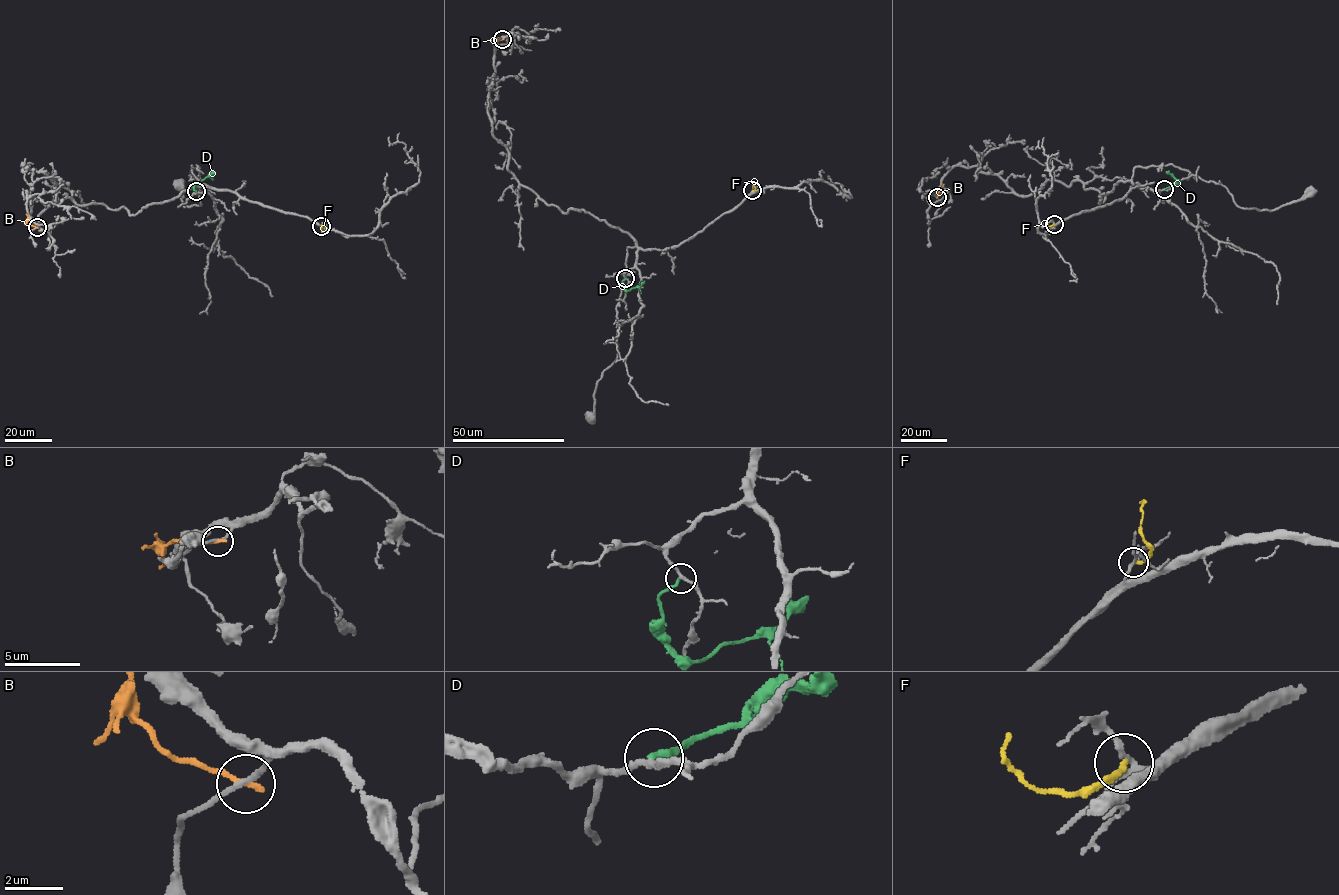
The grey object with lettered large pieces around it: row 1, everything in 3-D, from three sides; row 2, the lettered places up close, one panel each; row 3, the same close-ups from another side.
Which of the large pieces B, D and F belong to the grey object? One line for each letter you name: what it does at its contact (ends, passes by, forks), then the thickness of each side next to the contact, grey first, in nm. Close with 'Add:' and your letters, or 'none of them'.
Add: none of them

